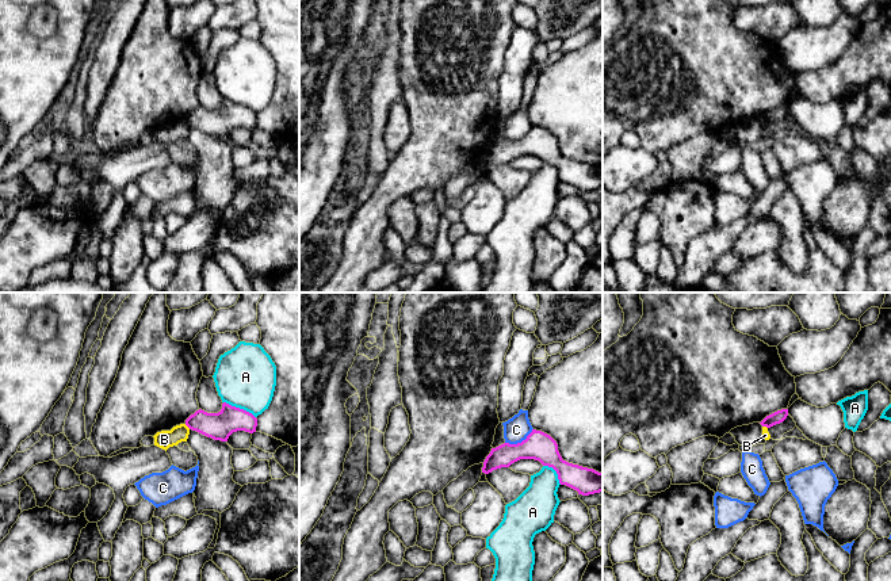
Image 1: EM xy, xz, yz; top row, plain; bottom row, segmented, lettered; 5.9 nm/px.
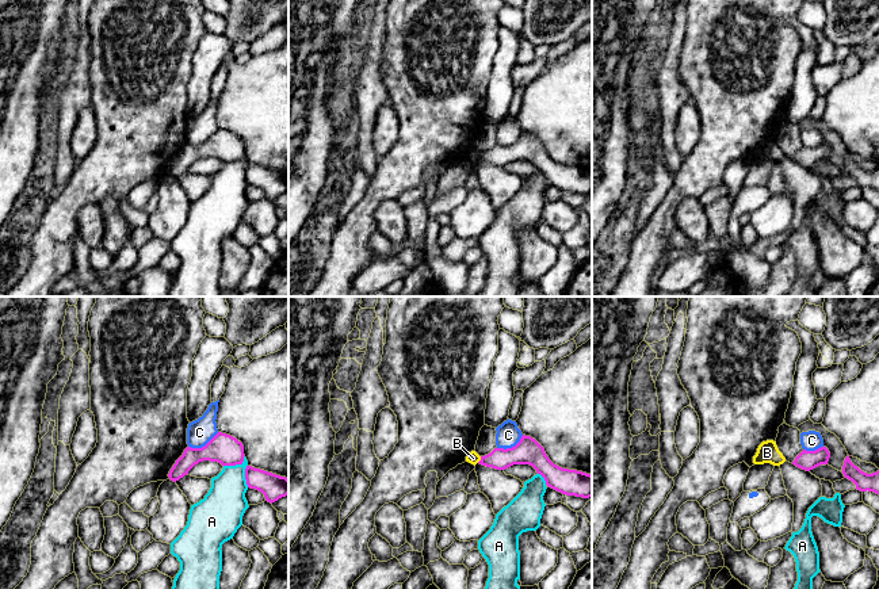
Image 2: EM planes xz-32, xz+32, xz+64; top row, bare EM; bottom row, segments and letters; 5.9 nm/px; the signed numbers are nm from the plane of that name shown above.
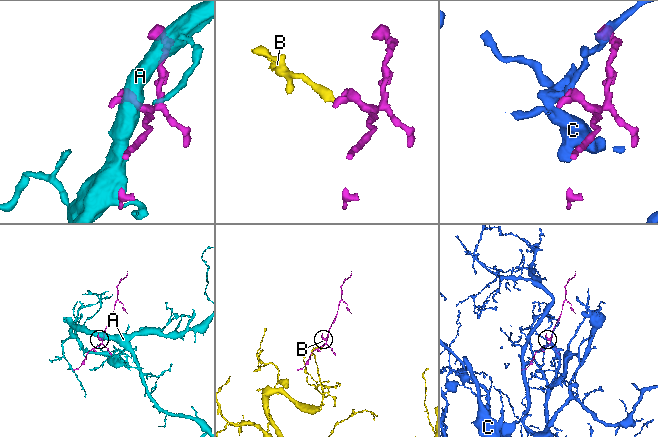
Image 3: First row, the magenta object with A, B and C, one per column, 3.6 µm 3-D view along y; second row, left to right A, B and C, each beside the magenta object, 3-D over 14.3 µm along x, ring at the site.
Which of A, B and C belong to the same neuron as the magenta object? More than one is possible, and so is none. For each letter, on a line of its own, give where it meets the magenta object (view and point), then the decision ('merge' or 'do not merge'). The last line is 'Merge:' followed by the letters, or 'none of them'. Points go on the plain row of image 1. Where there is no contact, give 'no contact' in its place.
A: meets magenta in xy at (238, 104); do not merge
B: meets magenta in xy at (187, 122); do not merge
C: meets magenta in xz at (522, 138); do not merge
Merge: none of them

